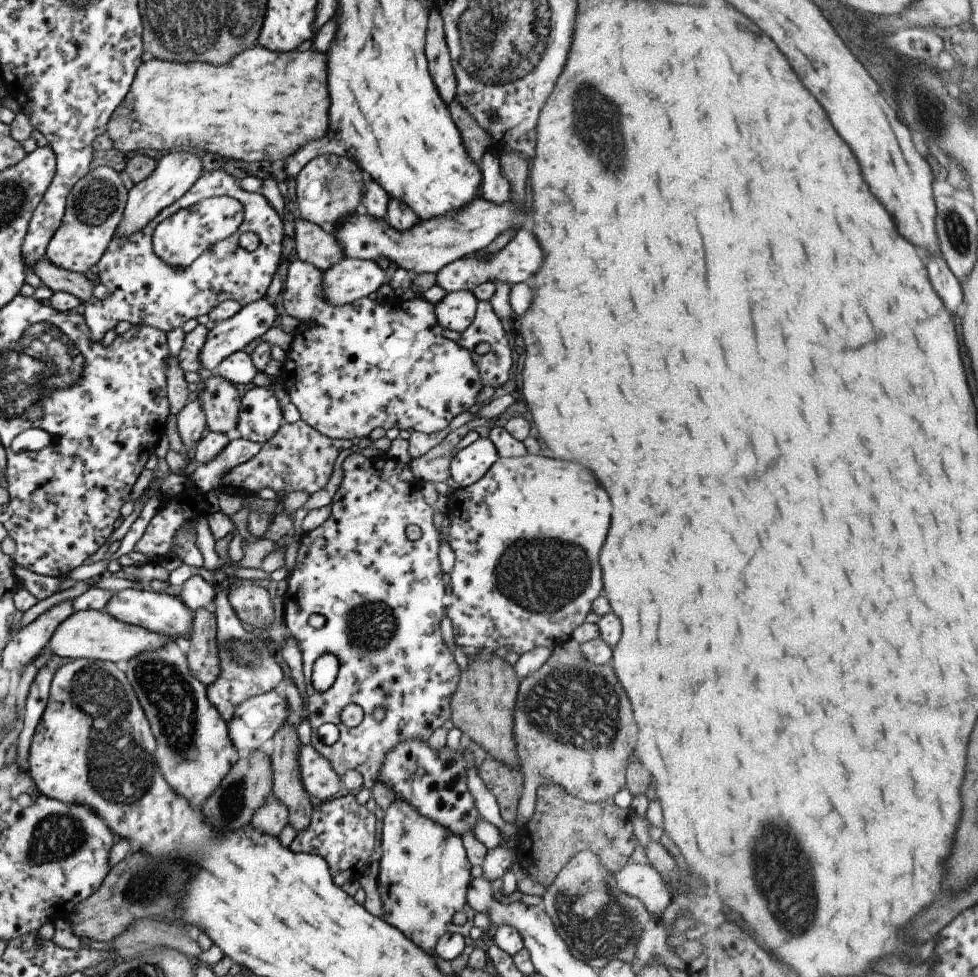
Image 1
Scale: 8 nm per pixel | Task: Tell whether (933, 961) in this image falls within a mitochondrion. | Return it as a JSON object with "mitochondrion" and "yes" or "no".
{"mitochondrion":"no"}

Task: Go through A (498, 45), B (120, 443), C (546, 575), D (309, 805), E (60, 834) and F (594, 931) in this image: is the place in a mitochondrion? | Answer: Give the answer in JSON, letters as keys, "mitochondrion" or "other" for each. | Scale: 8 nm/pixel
{"A":"mitochondrion","B":"other","C":"mitochondrion","D":"other","E":"mitochondrion","F":"mitochondrion"}

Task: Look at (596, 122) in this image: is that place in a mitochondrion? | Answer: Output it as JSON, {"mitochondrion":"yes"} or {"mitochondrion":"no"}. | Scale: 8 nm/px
{"mitochondrion":"yes"}

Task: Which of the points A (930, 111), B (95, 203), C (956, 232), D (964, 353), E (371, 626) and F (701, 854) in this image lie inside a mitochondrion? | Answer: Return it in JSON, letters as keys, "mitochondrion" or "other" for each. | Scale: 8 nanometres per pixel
{"A":"mitochondrion","B":"mitochondrion","C":"mitochondrion","D":"other","E":"mitochondrion","F":"other"}

